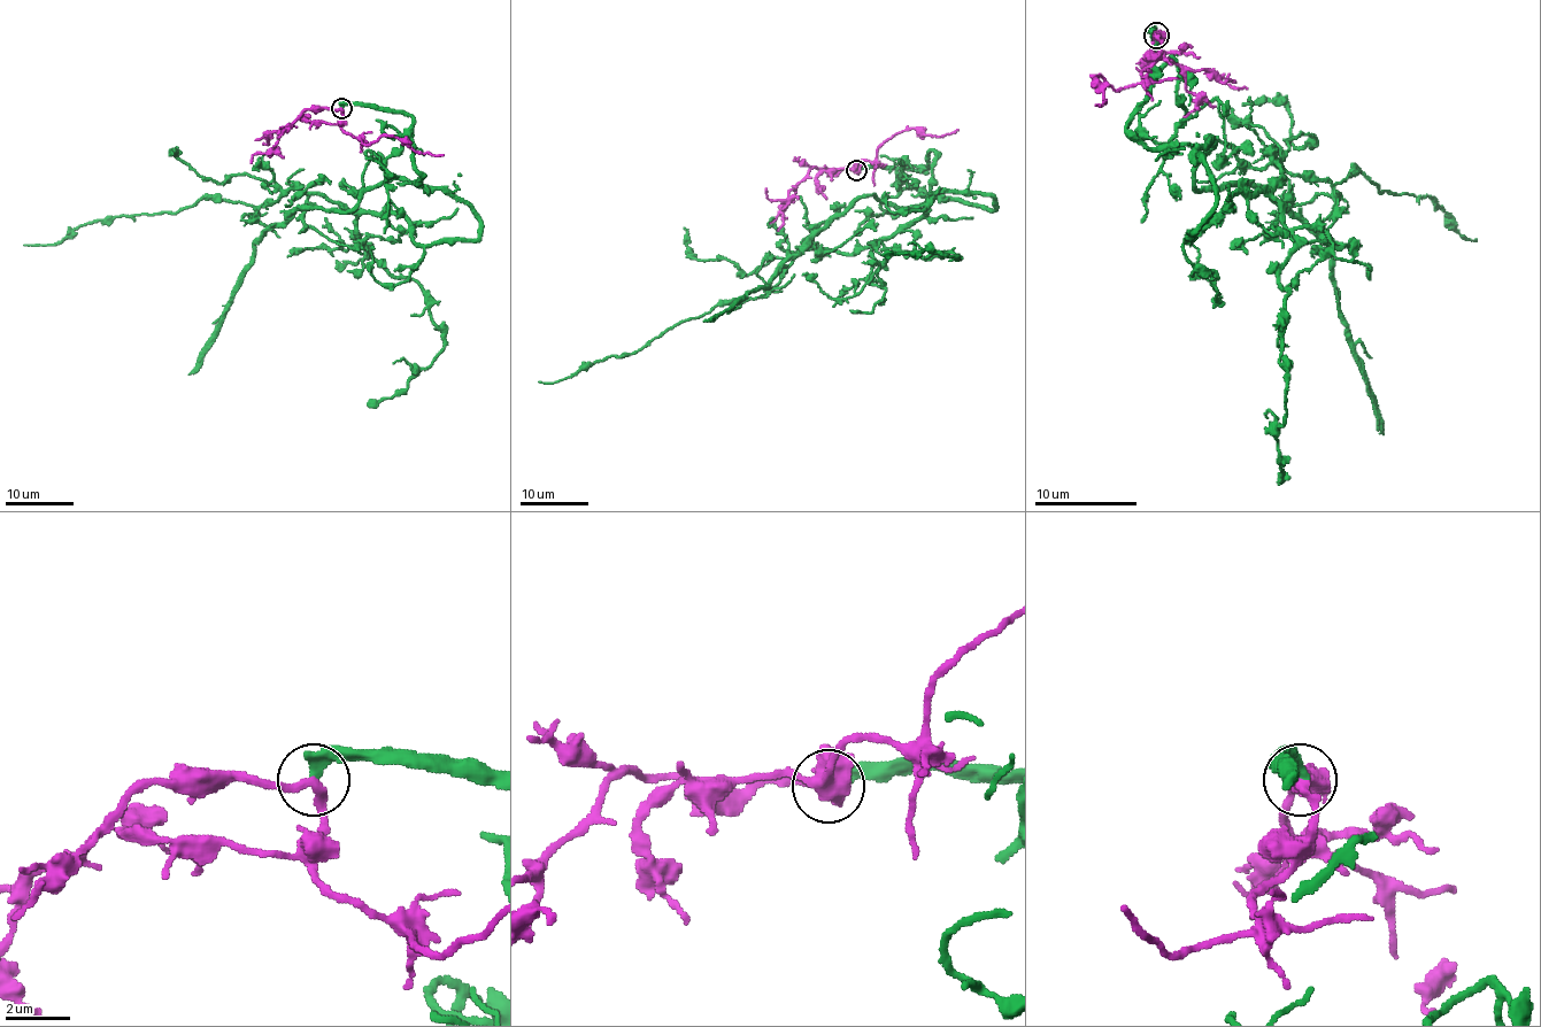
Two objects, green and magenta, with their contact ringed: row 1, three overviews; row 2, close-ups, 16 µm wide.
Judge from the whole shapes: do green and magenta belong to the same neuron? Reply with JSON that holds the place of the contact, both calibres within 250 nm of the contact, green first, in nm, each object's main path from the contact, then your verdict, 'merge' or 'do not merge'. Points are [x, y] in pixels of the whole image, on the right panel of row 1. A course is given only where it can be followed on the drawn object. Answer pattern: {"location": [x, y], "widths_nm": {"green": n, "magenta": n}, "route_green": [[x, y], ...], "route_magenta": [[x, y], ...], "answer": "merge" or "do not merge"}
{"location": [1156, 35], "widths_nm": {"green": 320, "magenta": 240}, "route_green": [[1157, 36], [1126, 128], [1197, 153], [1216, 207], [1191, 240], [1283, 177], [1274, 156], [1431, 197], [1474, 240]], "route_magenta": [[1157, 36], [1160, 56], [1141, 71], [1141, 79], [1118, 90], [1101, 77], [1093, 79], [1106, 102], [1095, 105]], "answer": "merge"}

